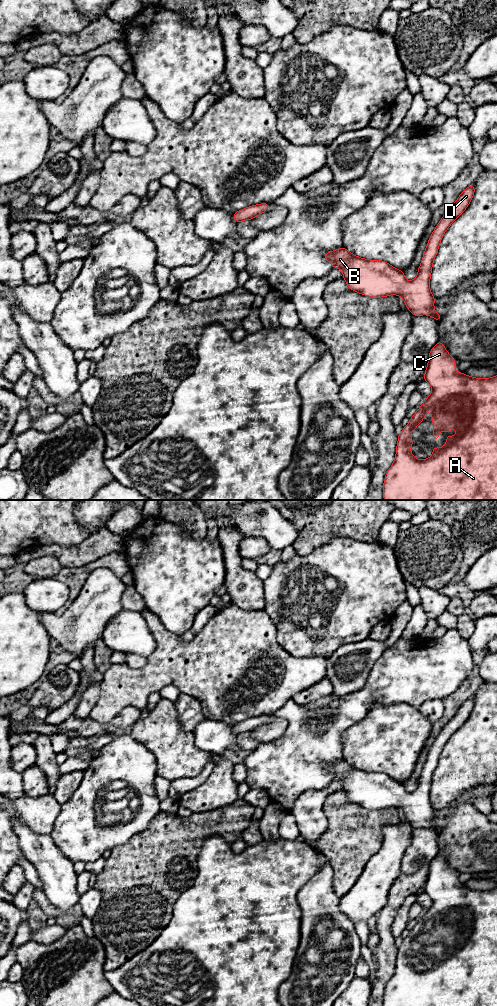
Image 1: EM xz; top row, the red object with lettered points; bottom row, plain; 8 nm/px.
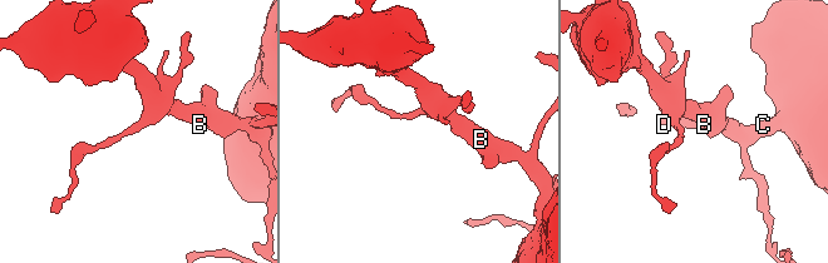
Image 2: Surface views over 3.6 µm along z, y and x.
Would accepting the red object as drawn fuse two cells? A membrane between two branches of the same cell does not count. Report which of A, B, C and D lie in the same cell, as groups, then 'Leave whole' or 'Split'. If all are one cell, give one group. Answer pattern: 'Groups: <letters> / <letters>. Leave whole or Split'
Groups: A B C D. Leave whole

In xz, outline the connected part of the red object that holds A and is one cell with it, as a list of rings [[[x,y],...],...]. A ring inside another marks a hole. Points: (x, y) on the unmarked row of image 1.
[[[438,852],[429,864],[424,893],[432,899],[432,905],[398,947],[395,972],[385,987],[383,1006],[497,1006],[497,887],[481,891],[457,885],[455,870]],[[428,923],[432,924],[433,952],[439,952],[440,943],[447,946],[447,951],[442,960],[433,958],[430,970],[418,972],[410,964],[413,958],[411,944],[424,932]]]

